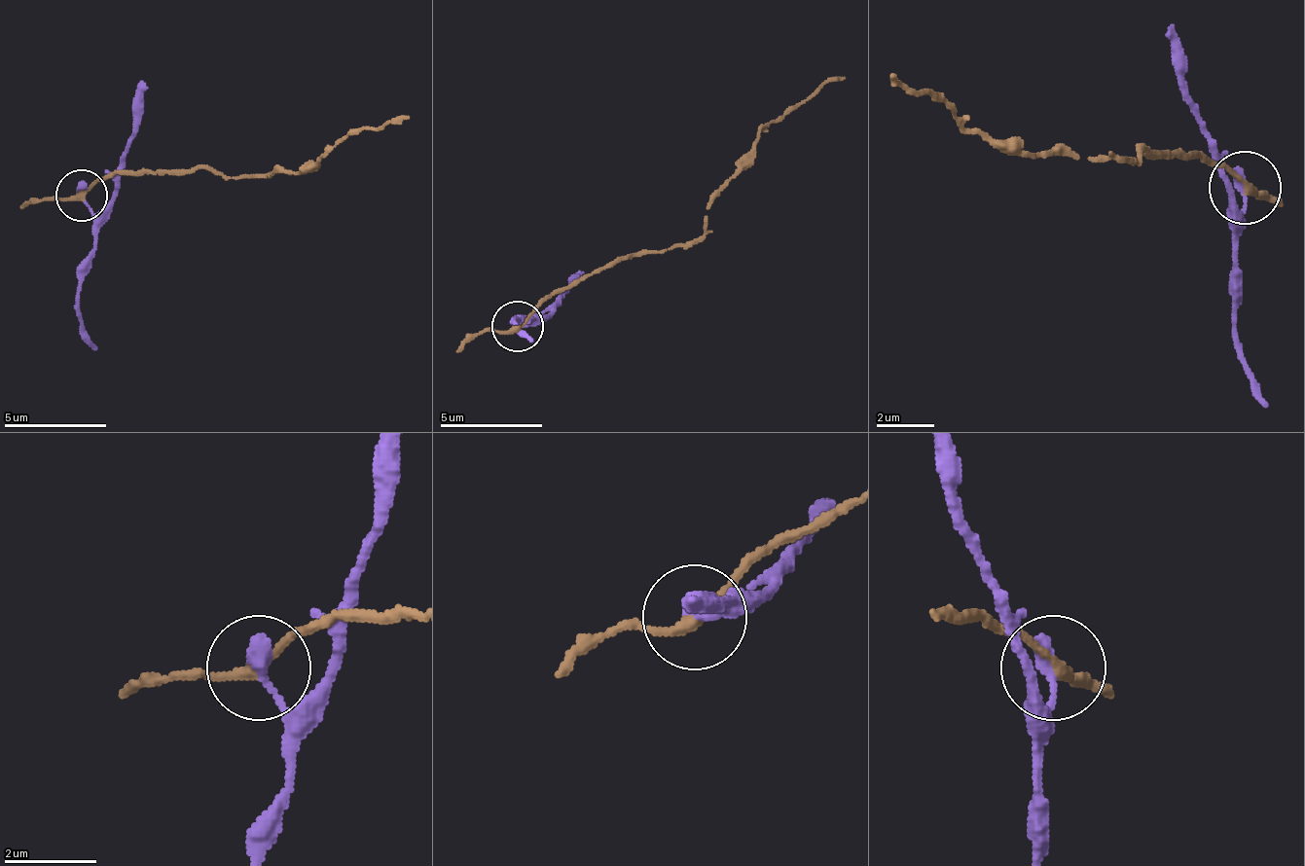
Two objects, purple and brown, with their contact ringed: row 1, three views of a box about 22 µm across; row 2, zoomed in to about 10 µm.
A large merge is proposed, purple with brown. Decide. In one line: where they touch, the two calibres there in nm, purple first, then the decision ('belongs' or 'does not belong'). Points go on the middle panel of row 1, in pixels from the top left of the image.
(518, 326) | 380/200 nm | does not belong

